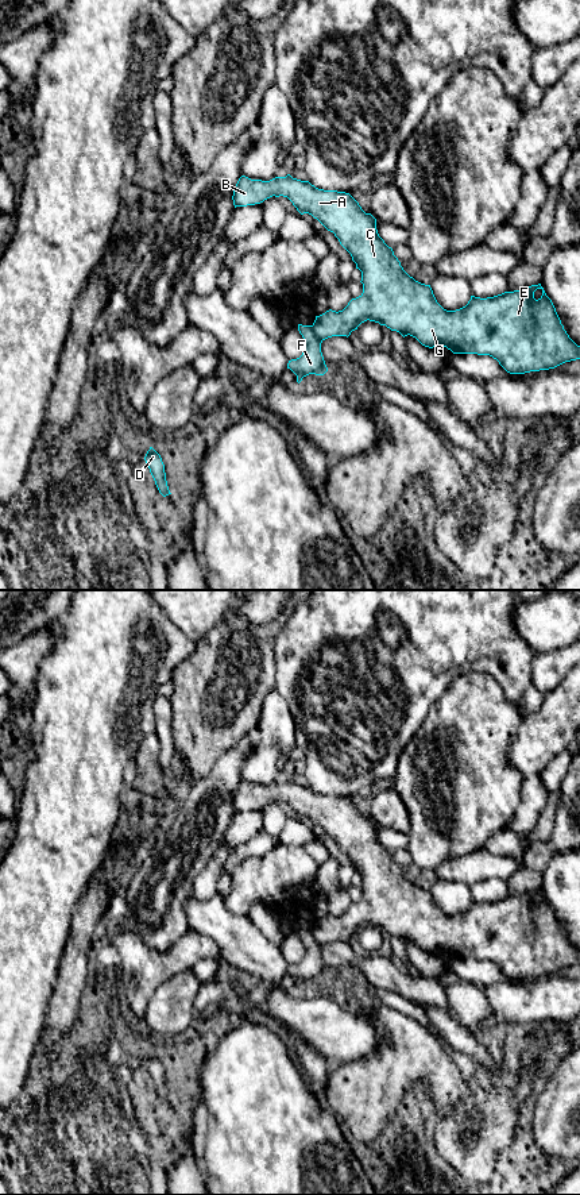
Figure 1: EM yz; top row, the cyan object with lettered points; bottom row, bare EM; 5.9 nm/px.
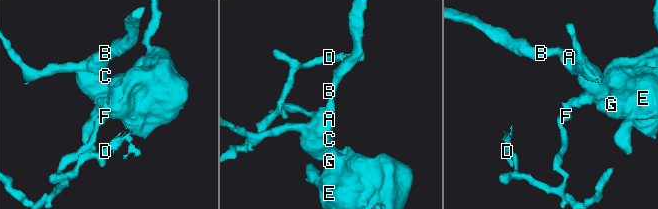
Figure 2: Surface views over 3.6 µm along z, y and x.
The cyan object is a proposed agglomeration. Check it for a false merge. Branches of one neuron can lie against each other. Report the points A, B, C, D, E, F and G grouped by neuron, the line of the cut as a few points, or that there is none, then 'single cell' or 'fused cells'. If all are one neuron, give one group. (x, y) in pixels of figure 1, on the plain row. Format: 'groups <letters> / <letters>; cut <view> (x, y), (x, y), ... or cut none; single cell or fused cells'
groups A B C E G / D F; cut yz (310, 931), (321, 947); fused cells

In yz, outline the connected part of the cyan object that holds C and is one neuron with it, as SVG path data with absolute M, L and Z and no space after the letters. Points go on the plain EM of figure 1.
M290 779L270 786L241 780L232 805L236 813L260 809L272 801L287 802L301 820L312 820L333 837L361 876L363 898L359 902L352 903L343 915L329 914L316 921L312 932L321 947L332 941L348 942L361 928L370 925L403 942L410 940L429 953L444 951L453 959L490 960L510 979L549 975L580 964L580 951L564 934L541 888L487 903L471 901L465 911L446 915L437 907L430 890L415 886L403 875L393 853L379 841L376 824L366 818L349 798L318 794Z

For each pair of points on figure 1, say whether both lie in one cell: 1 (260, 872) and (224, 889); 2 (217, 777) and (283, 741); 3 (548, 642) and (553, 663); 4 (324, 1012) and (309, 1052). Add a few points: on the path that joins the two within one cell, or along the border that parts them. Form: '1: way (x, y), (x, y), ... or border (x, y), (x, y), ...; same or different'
1: border (229, 872), (231, 891), (224, 898); different
2: way (232, 759), (251, 739), (266, 737); same
3: border (565, 646), (536, 655); different
4: border (286, 1025), (325, 1060); different

